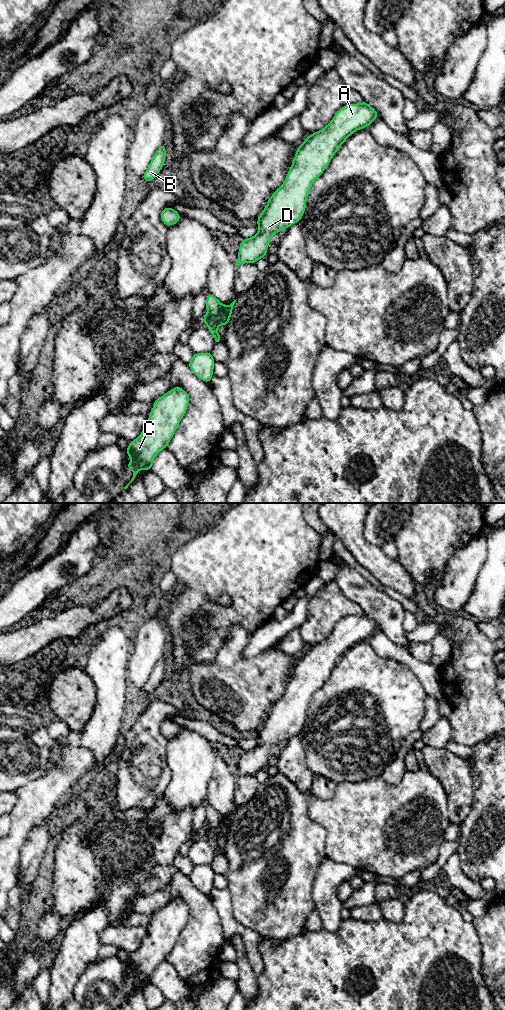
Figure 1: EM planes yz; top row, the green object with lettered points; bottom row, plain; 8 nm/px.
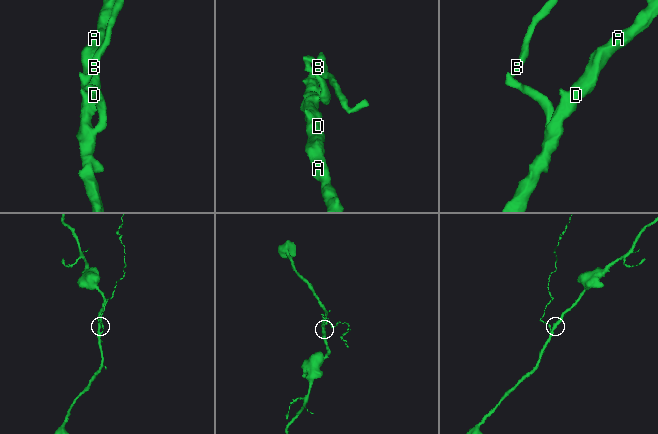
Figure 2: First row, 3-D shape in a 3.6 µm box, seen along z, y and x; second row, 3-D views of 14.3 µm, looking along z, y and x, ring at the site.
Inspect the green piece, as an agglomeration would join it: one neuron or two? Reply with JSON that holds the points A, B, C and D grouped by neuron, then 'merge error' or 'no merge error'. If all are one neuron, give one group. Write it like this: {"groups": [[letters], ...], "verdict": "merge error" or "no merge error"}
{"groups": [["A", "B", "C", "D"]], "verdict": "no merge error"}

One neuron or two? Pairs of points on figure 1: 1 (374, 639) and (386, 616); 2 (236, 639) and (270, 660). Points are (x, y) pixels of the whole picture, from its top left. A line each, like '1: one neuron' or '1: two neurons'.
1: two neurons
2: one neuron

